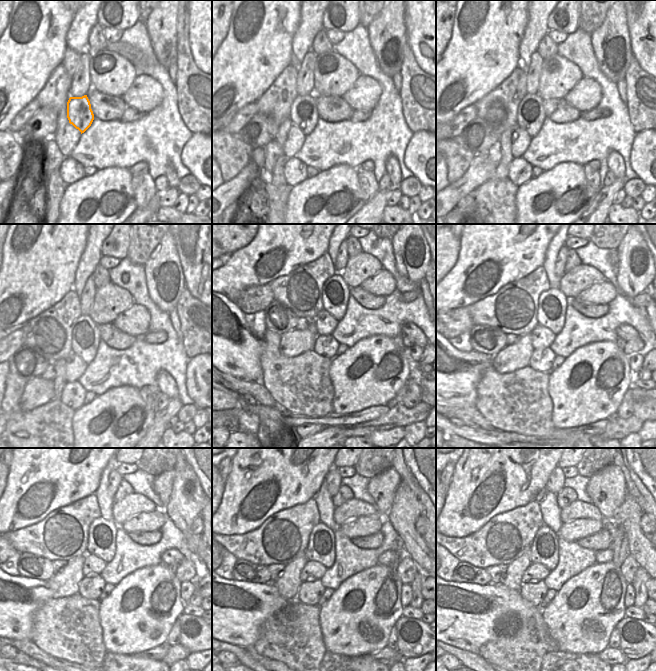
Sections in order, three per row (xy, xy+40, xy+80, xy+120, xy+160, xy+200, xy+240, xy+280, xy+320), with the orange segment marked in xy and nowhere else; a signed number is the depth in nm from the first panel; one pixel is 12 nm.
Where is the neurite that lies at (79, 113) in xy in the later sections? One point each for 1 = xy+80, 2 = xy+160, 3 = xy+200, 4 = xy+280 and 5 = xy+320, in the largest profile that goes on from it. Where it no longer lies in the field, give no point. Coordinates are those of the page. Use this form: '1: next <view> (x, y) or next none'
1: next xy+80 (530, 117)
2: next xy+160 (326, 313)
3: next xy+200 (552, 304)
4: next xy+280 (321, 547)
5: next xy+320 (544, 549)

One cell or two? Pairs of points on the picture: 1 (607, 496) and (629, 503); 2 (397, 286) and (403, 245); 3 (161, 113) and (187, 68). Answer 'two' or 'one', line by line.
1: two
2: one
3: two

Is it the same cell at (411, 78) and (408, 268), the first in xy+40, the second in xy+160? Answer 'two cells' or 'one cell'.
two cells

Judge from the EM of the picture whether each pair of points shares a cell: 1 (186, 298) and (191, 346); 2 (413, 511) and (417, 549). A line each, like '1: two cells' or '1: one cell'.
1: one cell
2: one cell

